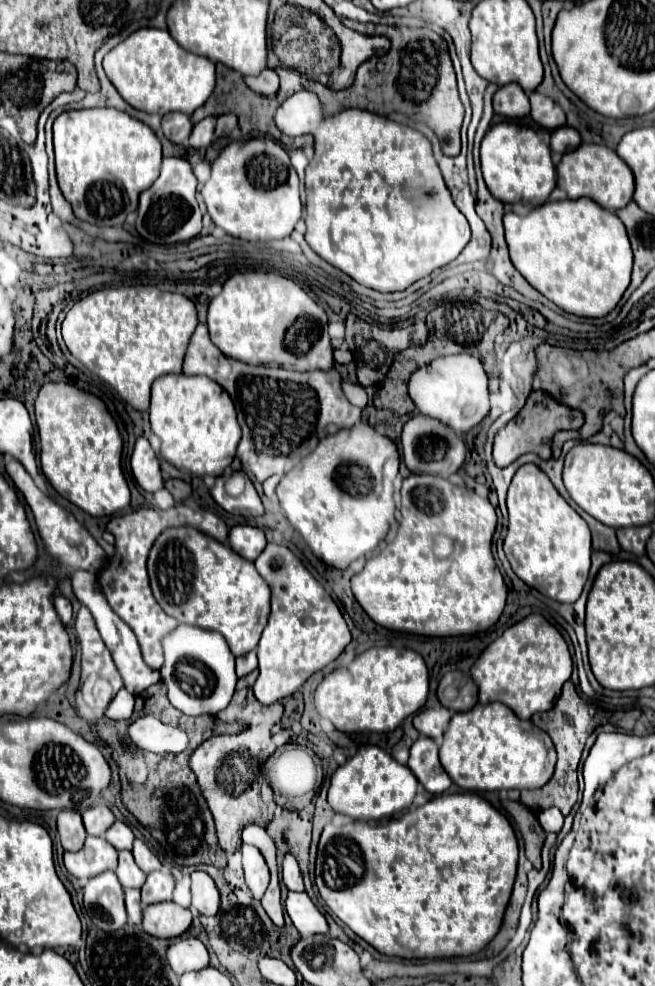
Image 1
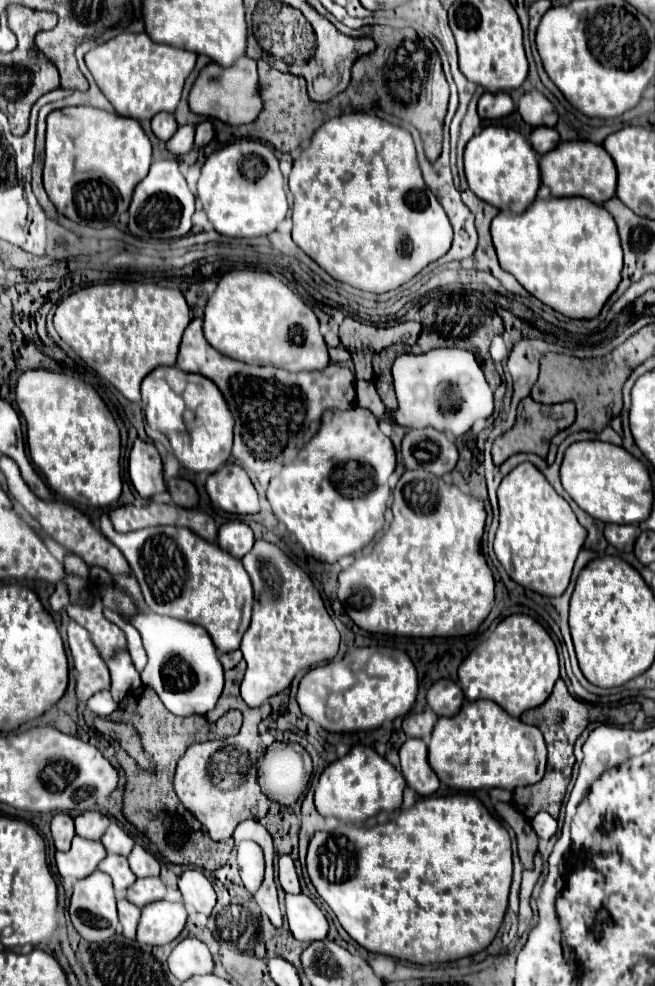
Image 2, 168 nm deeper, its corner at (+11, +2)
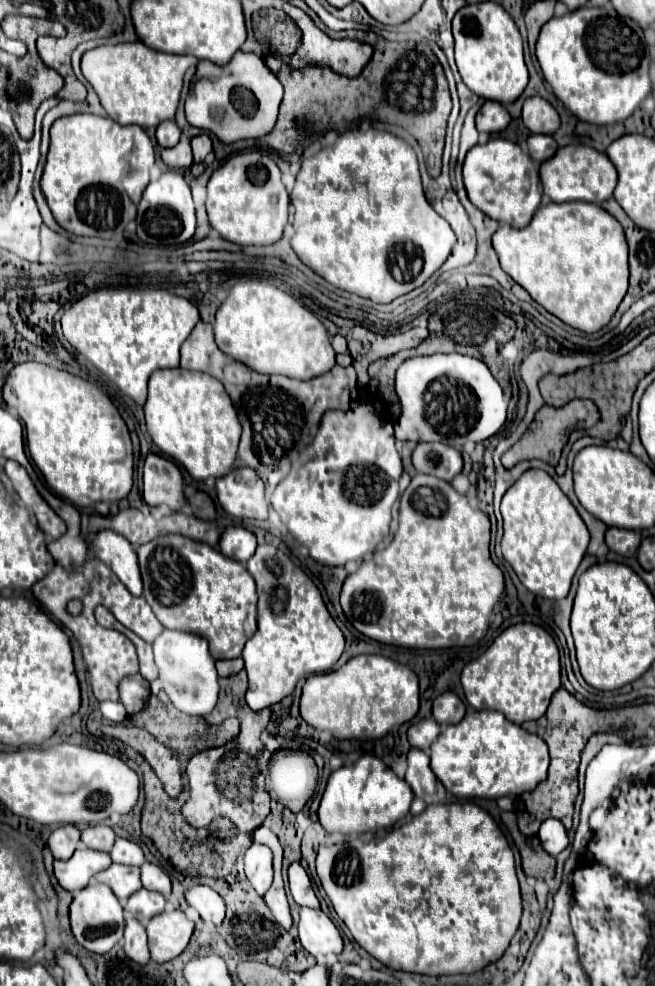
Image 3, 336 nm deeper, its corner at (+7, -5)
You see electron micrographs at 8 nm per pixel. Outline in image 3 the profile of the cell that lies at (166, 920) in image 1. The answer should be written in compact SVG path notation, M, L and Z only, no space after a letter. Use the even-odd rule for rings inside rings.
M183 911L155 915L147 923L151 959L157 963L167 963L175 959L185 951L191 933L193 933L193 923L185 917Z

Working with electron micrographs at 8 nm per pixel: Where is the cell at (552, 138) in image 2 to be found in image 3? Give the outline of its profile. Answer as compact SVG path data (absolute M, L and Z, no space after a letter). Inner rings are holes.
M531 135L527 139L527 147L529 147L531 159L539 161L539 163L547 161L557 151L557 143L551 135Z

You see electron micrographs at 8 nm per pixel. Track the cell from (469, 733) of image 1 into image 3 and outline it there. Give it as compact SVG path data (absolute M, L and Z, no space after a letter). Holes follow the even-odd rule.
M473 711L461 723L443 727L439 739L431 745L431 769L443 787L455 797L499 799L533 791L547 779L549 751L547 743L505 719L499 711Z

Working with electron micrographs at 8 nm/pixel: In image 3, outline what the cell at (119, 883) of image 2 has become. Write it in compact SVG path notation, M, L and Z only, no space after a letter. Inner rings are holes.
M113 863L109 869L95 875L95 879L109 885L111 891L117 895L117 899L121 901L121 905L127 903L129 895L133 895L135 891L141 889L139 867L127 867L127 865Z

